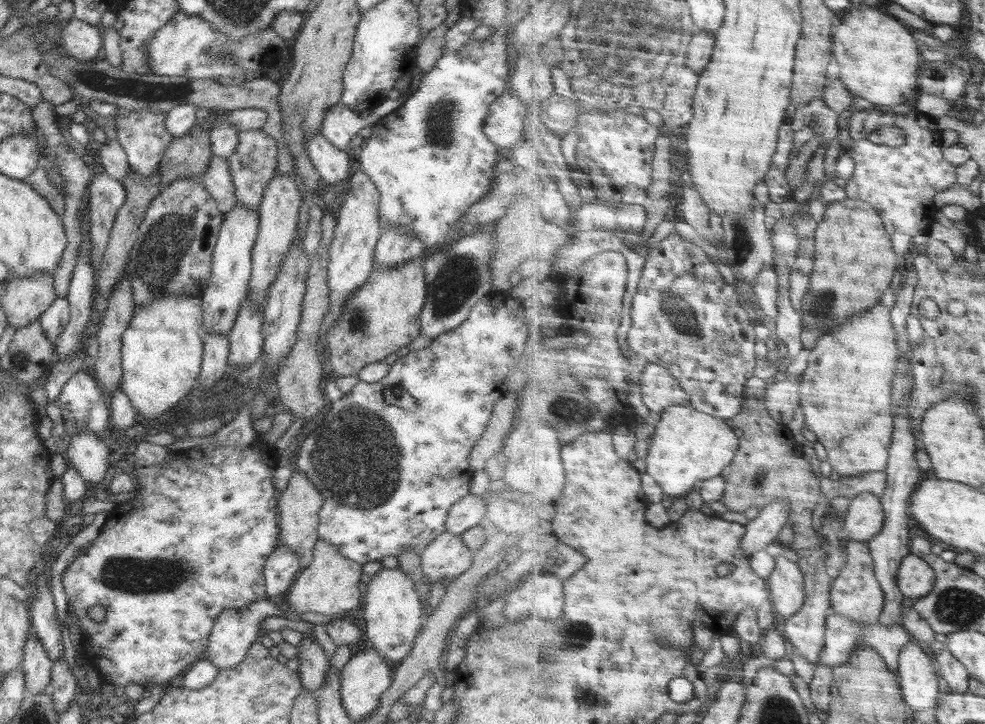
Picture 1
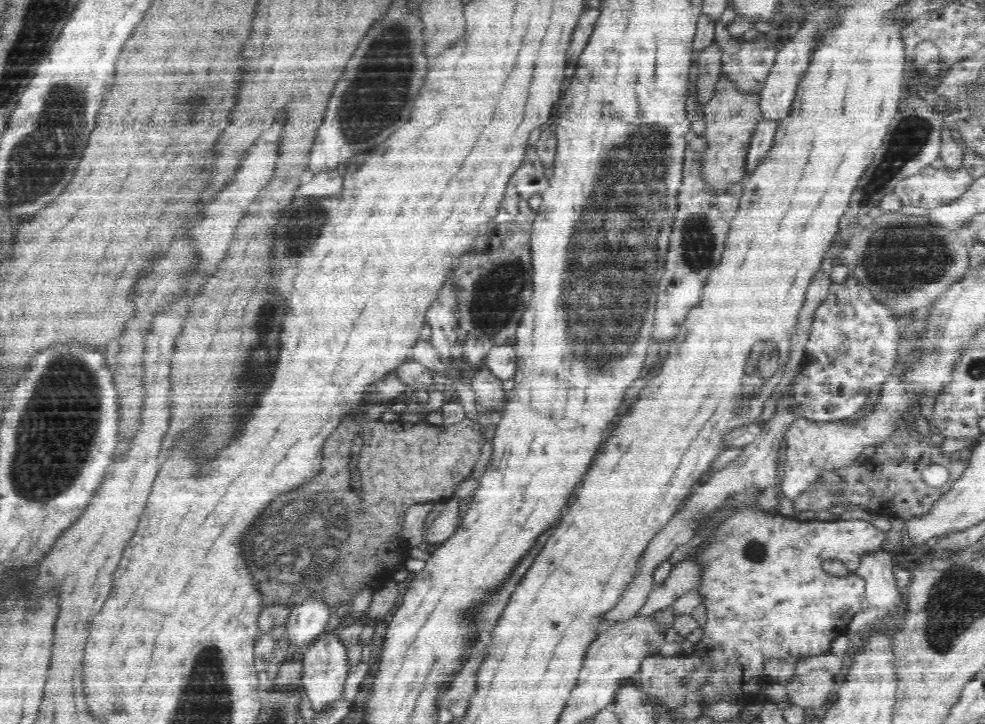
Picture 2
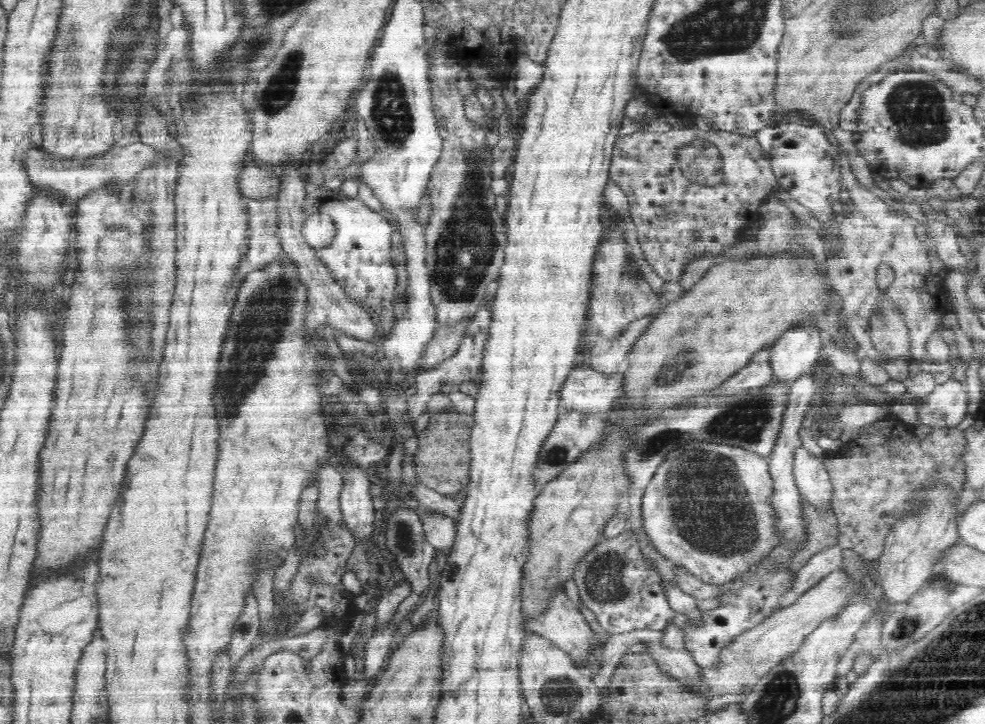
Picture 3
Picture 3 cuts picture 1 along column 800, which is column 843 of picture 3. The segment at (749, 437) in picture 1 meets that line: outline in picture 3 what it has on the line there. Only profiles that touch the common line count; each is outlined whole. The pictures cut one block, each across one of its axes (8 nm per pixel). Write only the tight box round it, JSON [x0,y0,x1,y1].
[818,416,968,562]

